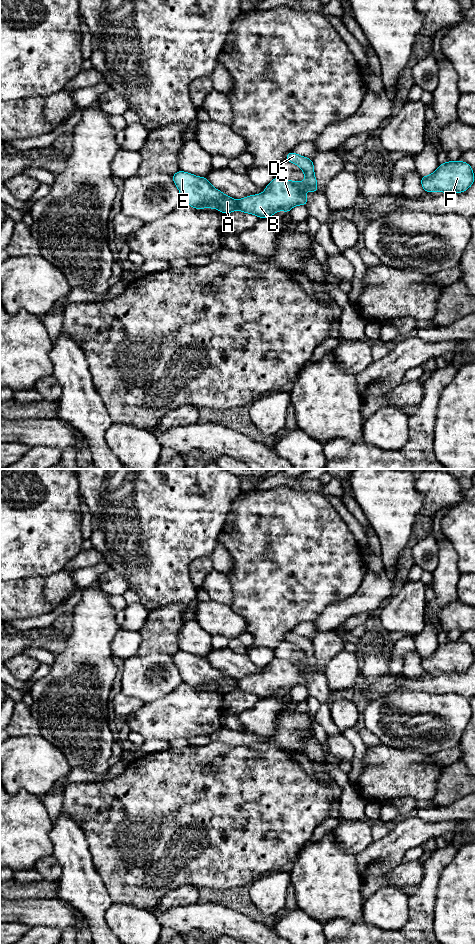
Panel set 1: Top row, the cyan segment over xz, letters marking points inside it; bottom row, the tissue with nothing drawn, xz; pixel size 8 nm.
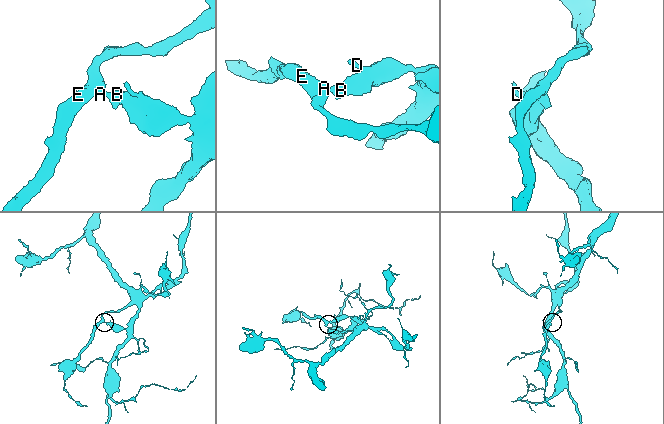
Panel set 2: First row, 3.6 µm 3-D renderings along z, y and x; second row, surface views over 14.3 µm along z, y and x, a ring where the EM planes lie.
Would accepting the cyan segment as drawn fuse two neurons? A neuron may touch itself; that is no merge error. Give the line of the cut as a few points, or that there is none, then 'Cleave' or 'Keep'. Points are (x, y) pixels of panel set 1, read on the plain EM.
Split along xz (236, 681), (237, 688). Cleave

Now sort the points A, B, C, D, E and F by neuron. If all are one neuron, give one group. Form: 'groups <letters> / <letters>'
groups A E / B C D F

